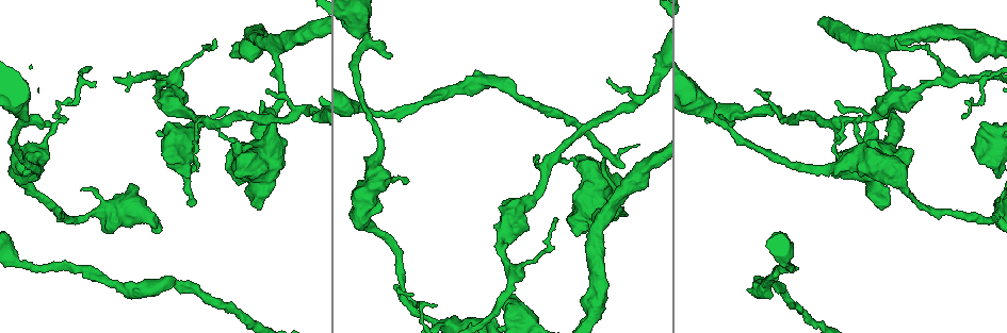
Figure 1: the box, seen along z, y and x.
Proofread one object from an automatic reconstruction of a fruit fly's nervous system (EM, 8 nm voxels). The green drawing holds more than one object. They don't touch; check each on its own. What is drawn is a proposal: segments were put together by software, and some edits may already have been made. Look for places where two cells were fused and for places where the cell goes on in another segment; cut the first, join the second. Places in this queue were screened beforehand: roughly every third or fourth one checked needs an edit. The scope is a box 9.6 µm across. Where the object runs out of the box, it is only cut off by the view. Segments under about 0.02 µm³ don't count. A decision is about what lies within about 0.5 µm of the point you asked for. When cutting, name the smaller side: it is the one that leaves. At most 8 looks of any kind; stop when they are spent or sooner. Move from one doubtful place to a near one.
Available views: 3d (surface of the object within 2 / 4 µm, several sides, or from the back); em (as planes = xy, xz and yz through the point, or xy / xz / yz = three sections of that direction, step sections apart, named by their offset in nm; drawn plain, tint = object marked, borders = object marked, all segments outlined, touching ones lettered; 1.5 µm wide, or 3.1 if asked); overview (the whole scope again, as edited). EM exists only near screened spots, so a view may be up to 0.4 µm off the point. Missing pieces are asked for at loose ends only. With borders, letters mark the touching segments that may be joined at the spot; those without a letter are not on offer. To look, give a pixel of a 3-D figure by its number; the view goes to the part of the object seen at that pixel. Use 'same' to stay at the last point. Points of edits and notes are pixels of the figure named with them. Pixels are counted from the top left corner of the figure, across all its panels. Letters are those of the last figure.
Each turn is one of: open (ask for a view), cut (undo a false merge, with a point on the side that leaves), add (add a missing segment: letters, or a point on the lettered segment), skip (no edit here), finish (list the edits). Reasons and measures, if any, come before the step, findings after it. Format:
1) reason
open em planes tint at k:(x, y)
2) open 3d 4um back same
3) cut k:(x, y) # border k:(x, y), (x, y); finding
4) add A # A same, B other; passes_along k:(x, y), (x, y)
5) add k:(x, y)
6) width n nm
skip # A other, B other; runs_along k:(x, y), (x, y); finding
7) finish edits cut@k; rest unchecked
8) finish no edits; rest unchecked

tapers out
open 3d 2um at 1:(835, 103)

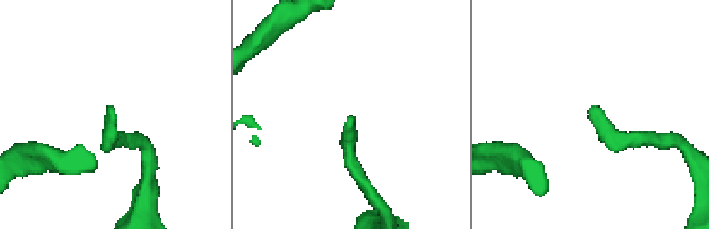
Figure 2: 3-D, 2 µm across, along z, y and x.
open em planes borders at 2:(353, 119)

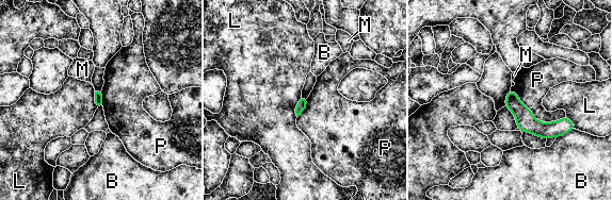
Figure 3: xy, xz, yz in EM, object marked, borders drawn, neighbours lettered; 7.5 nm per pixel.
skip # B other, L other, M other, P other; border 3:(511, 89), (537, 119), (565, 117); no lettered segment goes on from it

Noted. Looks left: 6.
abrupt turn
open em planes plain at 1:(92, 214)

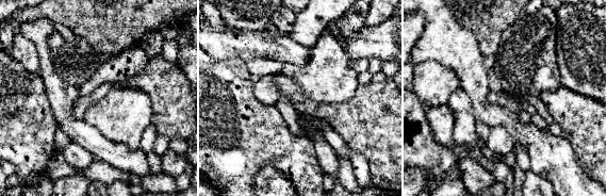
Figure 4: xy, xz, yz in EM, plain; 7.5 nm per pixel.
open em planes borders same

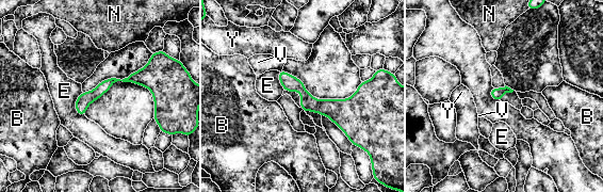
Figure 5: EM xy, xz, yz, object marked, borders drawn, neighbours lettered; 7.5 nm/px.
width 90 nm
skip # B other, E other, N other, V other, Y other; continuous, no second cell

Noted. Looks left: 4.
an open end
open em xz step 4 tint at 1:(734, 122)

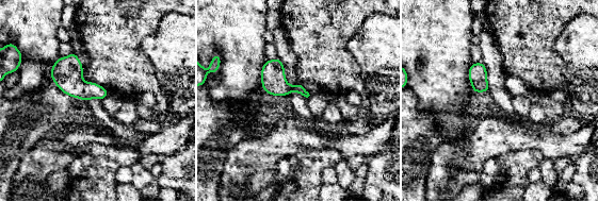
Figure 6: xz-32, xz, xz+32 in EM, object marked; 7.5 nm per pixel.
open em planes tint same

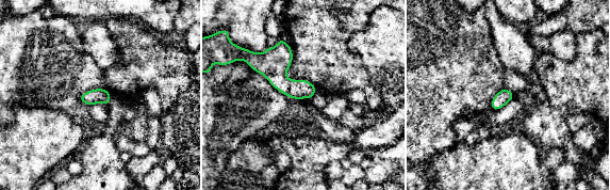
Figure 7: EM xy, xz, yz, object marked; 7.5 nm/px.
open em planes borders same

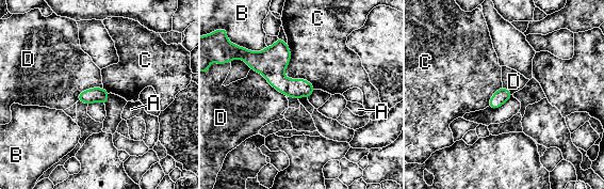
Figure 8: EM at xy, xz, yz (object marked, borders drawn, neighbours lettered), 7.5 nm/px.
skip # A other, B other, C other, D other; none of them fits

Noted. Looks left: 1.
finish no edits; rest unchecked

